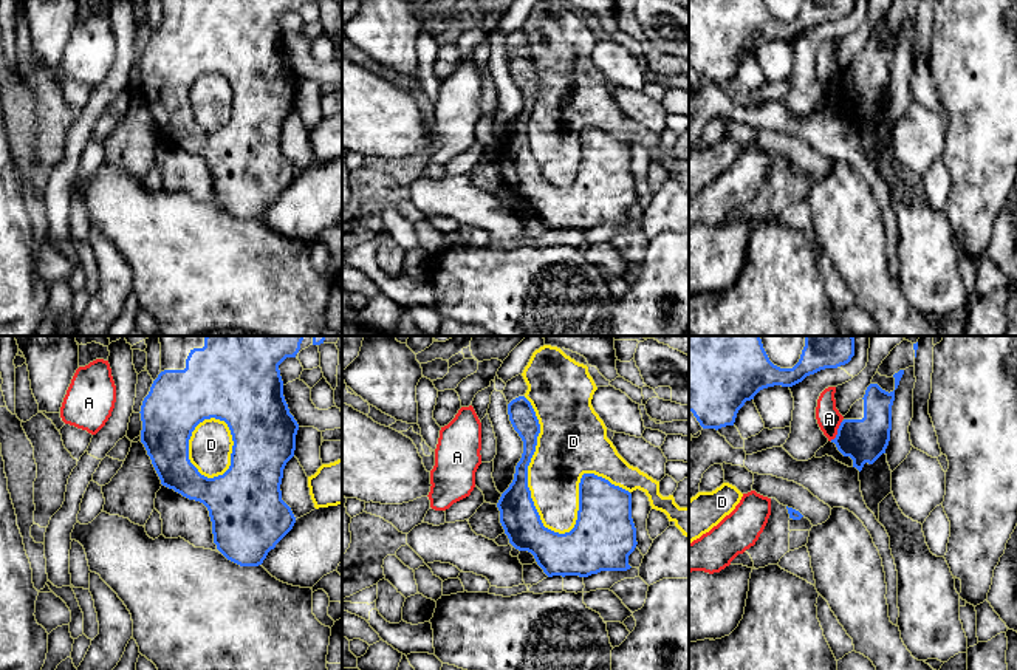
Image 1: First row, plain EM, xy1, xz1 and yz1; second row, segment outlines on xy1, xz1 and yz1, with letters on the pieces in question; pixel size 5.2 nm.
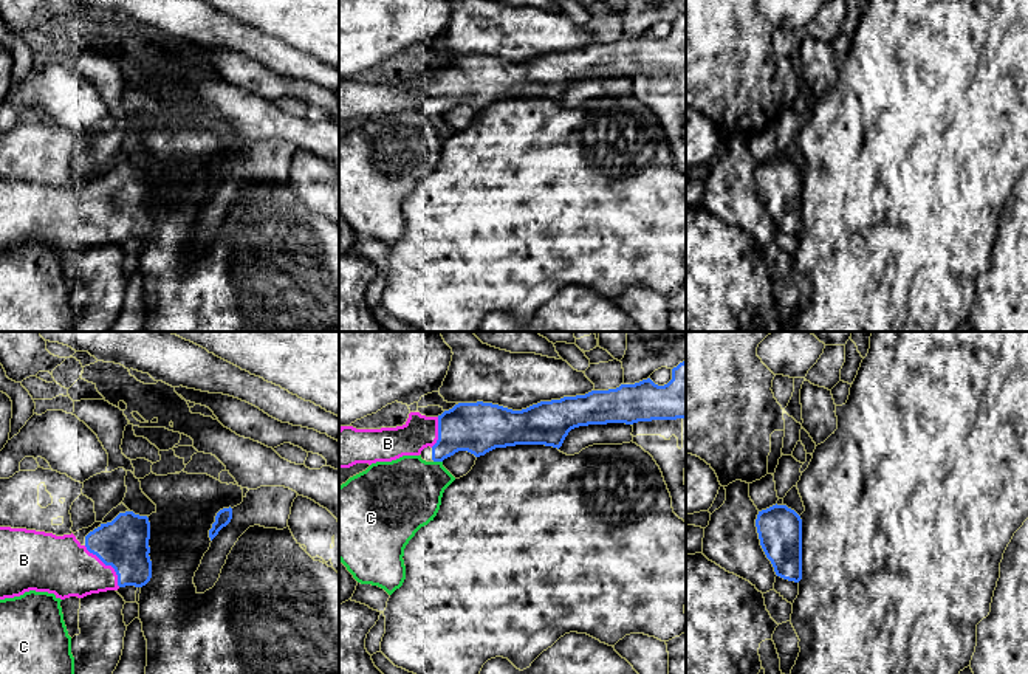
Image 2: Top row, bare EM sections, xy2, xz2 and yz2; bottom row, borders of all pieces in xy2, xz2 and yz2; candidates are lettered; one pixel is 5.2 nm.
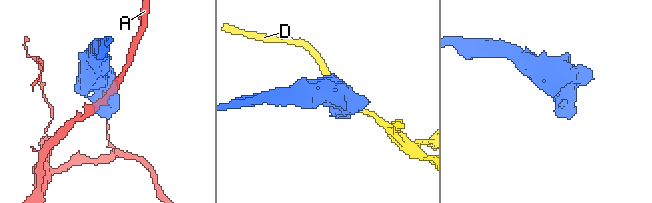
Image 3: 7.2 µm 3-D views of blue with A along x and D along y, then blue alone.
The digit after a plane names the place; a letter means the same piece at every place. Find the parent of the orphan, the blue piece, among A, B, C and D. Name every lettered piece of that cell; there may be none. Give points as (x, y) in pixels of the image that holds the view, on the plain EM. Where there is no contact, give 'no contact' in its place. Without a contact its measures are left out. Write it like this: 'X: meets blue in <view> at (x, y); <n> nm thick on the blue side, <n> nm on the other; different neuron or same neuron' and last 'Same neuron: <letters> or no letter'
A: meets blue in yz1 at (838, 85); 220 nm thick on the blue side, 130 nm on the other; different neuron
B: meets blue in xy2 at (107, 217); 260 nm thick on the blue side, 300 nm on the other; same neuron
C: meets blue in xz2 at (438, 113); 260 nm thick on the blue side, 380 nm on the other; different neuron
D: meets blue in xz1 at (527, 124); 200 nm thick on the blue side, 320 nm on the other; different neuron
Same neuron: B

